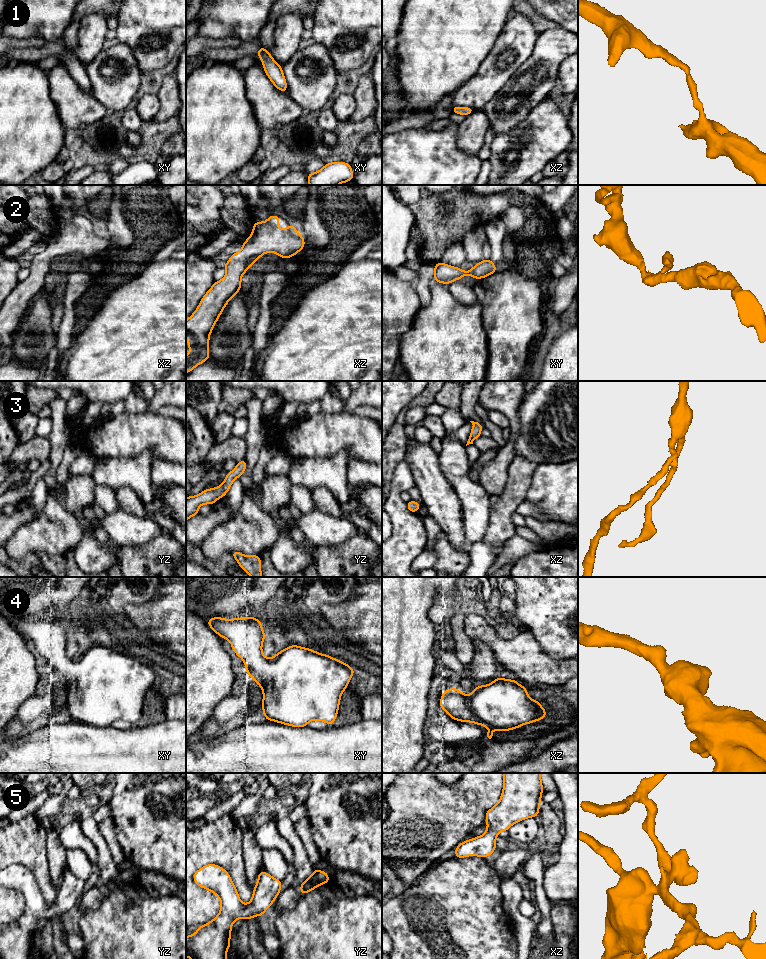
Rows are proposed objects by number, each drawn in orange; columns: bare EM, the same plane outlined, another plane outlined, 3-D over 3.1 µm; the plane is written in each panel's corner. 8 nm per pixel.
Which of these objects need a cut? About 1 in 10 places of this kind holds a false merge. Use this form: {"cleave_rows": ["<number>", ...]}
{"cleave_rows": []}

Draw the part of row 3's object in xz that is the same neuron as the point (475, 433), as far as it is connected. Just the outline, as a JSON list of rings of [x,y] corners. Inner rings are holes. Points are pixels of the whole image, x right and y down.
[[[470,421],[473,425],[472,427],[472,431],[470,433],[470,436],[469,436],[469,439],[467,441],[467,445],[469,444],[473,444],[473,441],[480,437],[481,436],[481,431],[482,431],[482,428],[483,428],[483,425],[481,423],[478,423],[478,422],[474,422],[474,421]]]

